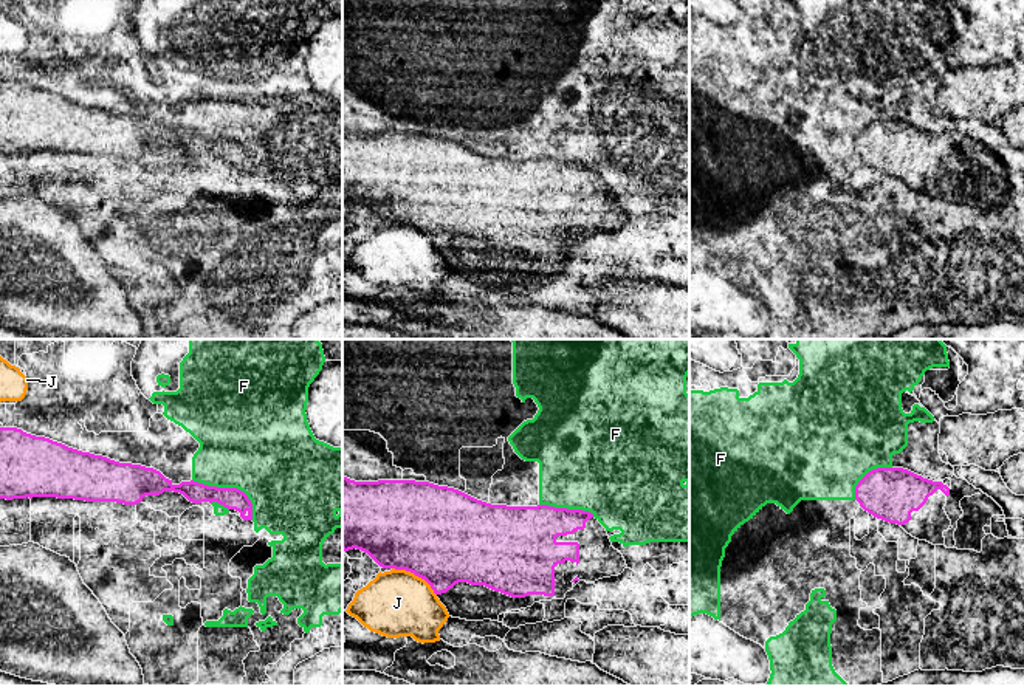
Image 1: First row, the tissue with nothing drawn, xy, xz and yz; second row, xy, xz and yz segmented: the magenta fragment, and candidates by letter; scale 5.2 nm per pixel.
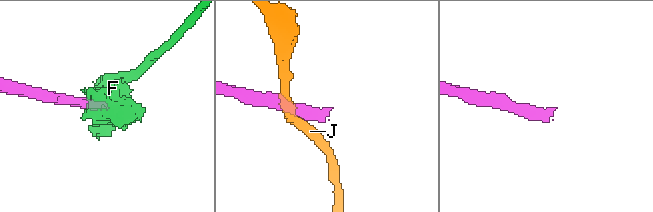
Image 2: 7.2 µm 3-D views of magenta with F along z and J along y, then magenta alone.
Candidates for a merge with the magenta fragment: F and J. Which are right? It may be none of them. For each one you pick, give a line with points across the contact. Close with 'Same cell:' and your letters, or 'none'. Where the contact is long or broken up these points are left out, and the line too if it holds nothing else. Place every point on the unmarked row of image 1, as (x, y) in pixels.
Same cell: none

